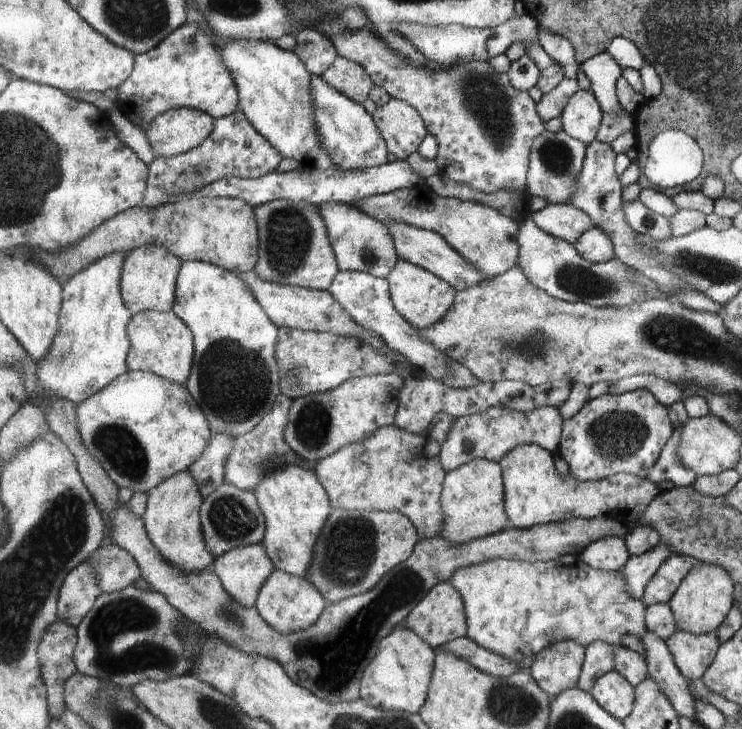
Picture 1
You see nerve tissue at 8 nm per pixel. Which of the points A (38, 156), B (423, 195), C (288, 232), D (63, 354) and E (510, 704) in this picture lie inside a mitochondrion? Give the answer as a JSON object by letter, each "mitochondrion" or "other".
{"A":"mitochondrion","B":"other","C":"mitochondrion","D":"mitochondrion","E":"mitochondrion"}

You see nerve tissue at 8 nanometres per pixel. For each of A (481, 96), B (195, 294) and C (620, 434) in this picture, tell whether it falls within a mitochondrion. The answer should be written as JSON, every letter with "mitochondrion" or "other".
{"A":"mitochondrion","B":"other","C":"mitochondrion"}

